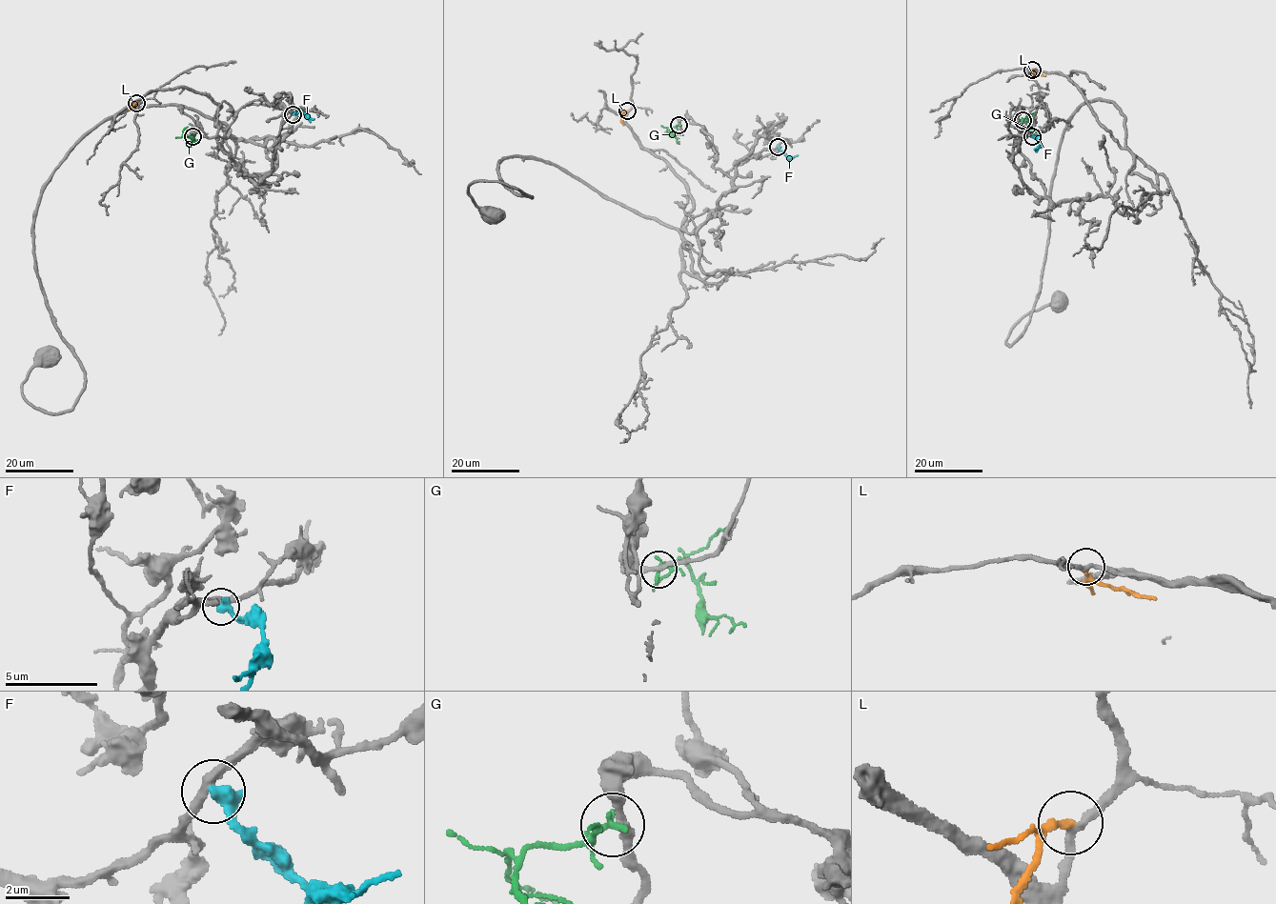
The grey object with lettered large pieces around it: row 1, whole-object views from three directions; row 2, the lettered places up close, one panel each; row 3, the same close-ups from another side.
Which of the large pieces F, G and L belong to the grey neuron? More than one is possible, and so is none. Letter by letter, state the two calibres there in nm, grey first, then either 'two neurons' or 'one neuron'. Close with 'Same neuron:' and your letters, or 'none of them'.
F: 320/480 nm | two neurons
G: 280/240 nm | two neurons
L: 240/200 nm | two neurons
Same neuron: none of them

